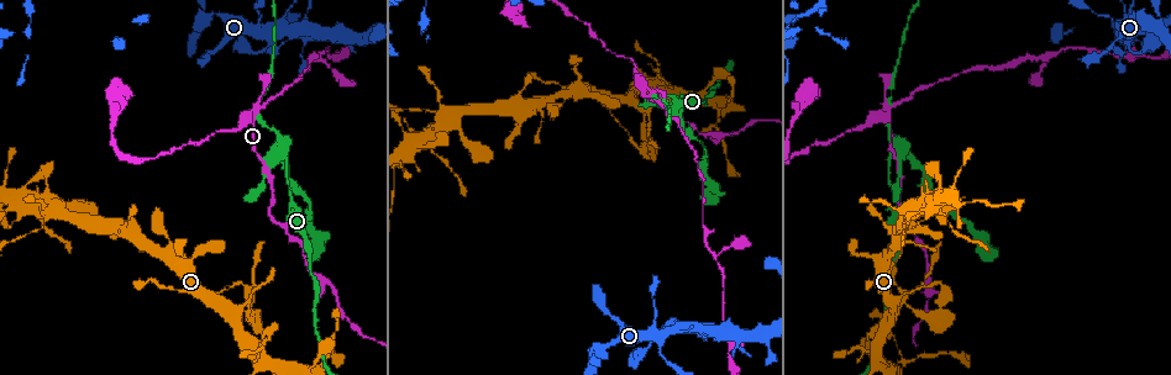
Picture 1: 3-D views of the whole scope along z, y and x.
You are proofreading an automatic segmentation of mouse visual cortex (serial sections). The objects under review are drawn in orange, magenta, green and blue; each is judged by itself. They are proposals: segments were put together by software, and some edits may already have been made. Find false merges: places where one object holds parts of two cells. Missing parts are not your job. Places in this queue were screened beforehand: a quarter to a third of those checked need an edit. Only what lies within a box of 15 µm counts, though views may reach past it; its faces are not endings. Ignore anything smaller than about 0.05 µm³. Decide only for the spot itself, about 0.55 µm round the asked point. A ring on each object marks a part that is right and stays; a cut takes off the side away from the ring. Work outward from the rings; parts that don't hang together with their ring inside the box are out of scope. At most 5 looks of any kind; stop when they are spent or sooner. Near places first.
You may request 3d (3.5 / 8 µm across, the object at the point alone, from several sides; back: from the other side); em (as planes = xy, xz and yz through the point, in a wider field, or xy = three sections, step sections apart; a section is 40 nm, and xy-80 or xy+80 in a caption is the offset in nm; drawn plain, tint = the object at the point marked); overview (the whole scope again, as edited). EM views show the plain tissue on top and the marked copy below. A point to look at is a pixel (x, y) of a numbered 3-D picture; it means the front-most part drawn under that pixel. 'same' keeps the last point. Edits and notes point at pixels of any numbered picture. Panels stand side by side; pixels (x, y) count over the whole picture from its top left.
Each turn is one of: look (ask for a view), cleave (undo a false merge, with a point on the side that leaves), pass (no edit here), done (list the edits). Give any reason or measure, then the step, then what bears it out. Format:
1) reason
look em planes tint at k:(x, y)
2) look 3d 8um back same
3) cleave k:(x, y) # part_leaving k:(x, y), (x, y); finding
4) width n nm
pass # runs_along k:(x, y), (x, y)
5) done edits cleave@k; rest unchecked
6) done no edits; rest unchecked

thin arm on a thick one
look 3d 3.5um back at 1:(266, 35)

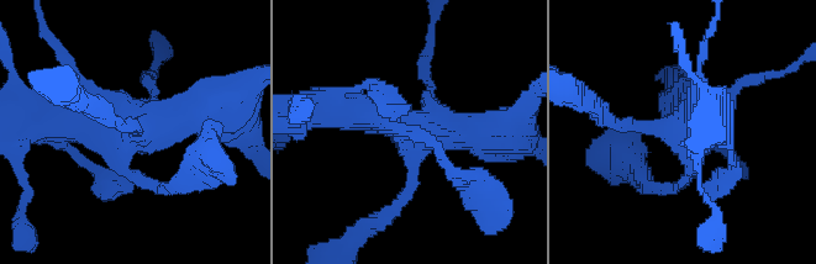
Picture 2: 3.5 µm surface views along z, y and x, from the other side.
now the EM
look em xy step 1 tint at 2:(127, 142)

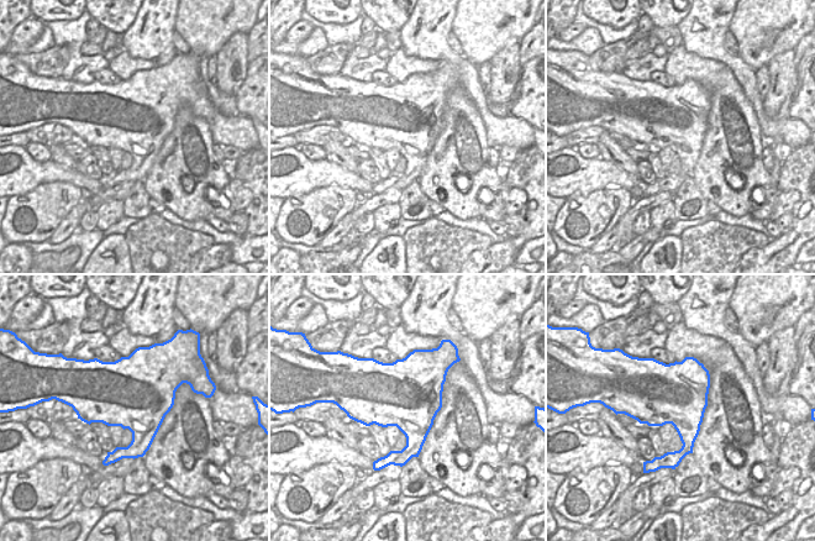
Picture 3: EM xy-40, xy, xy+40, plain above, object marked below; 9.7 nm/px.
pass # runs_along 2:(491, 133), (405, 130), (328, 107); one cell here

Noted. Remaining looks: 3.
sudden change in width
look 3d 8um at 1:(261, 91)

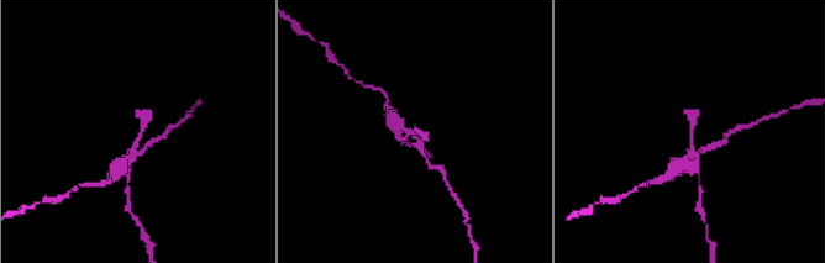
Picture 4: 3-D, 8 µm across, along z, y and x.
closer look
look 3d 3.5um at 4:(137, 135)

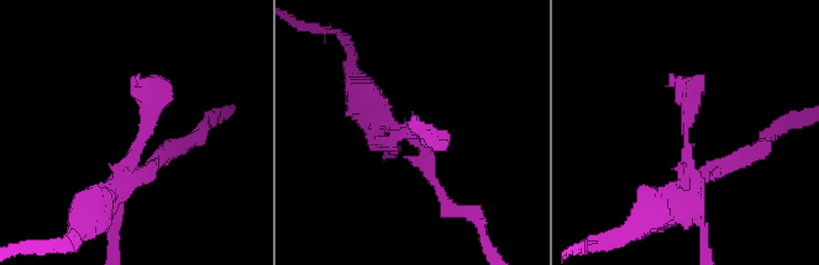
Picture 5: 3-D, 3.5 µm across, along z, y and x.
look em xy step 5 tint at 5:(141, 136)

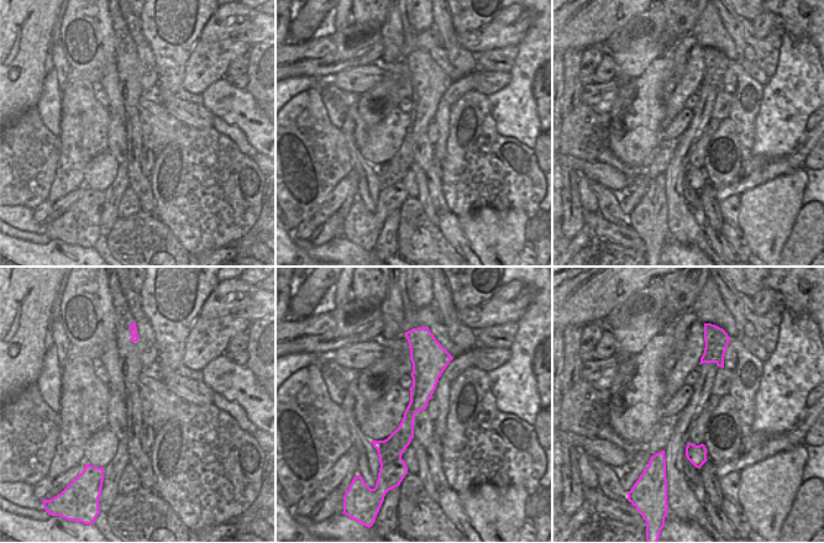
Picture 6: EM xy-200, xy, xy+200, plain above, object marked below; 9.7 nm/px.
cleave 5:(649, 201) # part_leaving 5:(688, 210), (591, 244); a second cell is stuck on

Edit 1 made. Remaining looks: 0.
done edits cleave@5; rest unchecked

